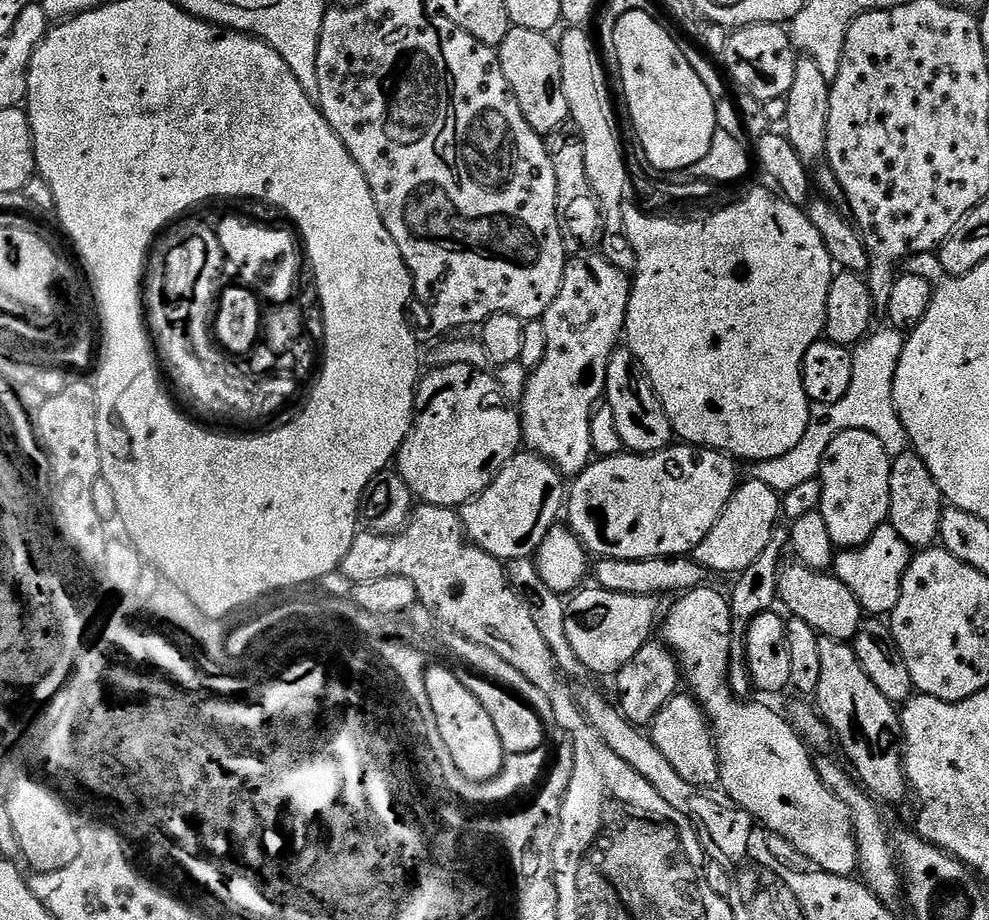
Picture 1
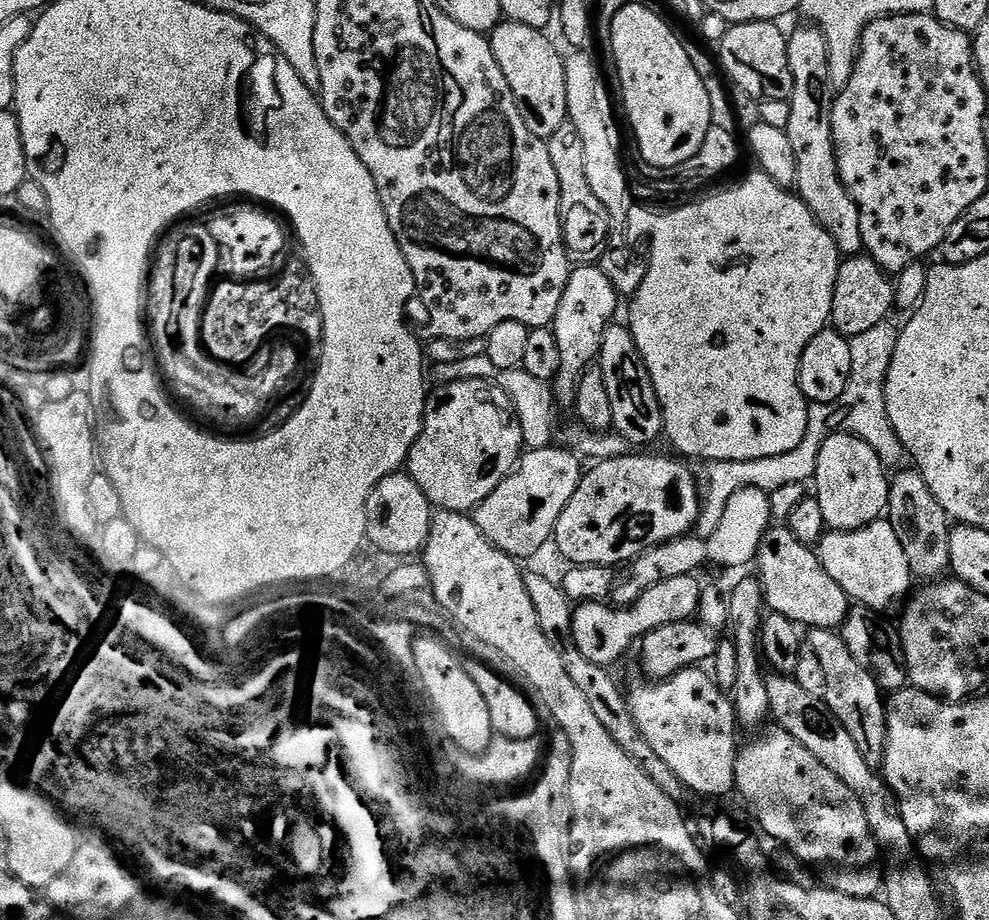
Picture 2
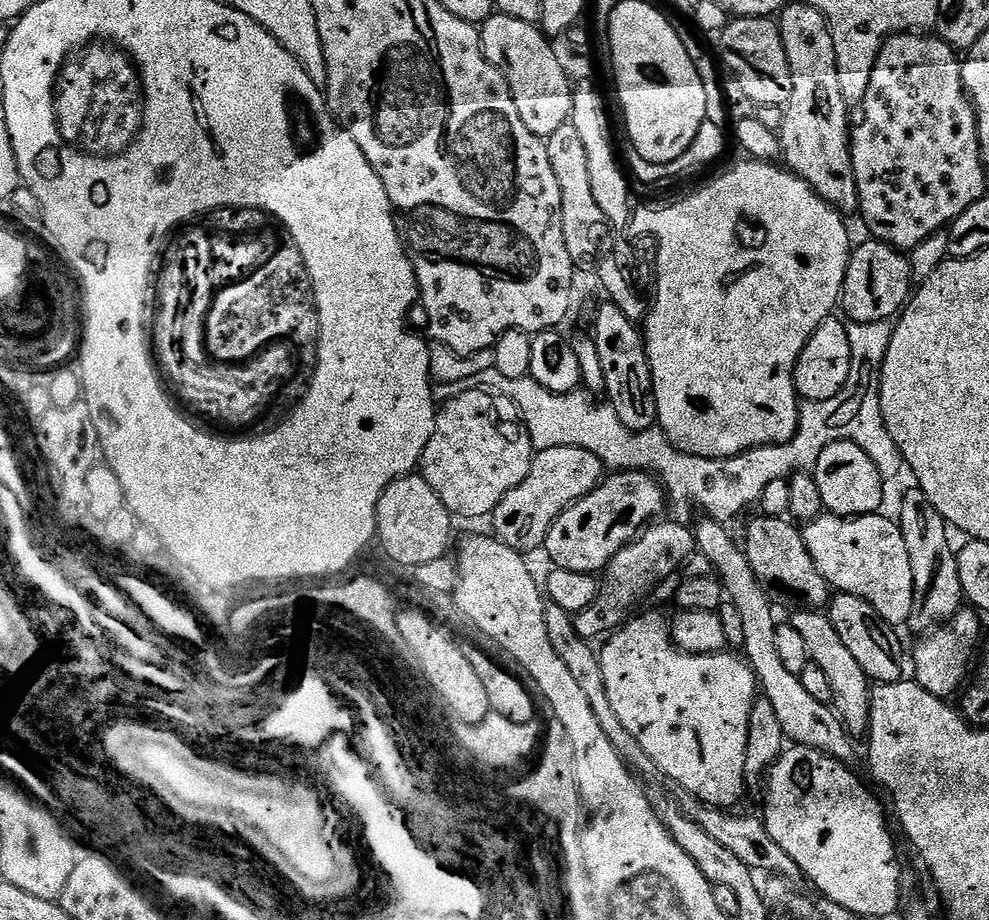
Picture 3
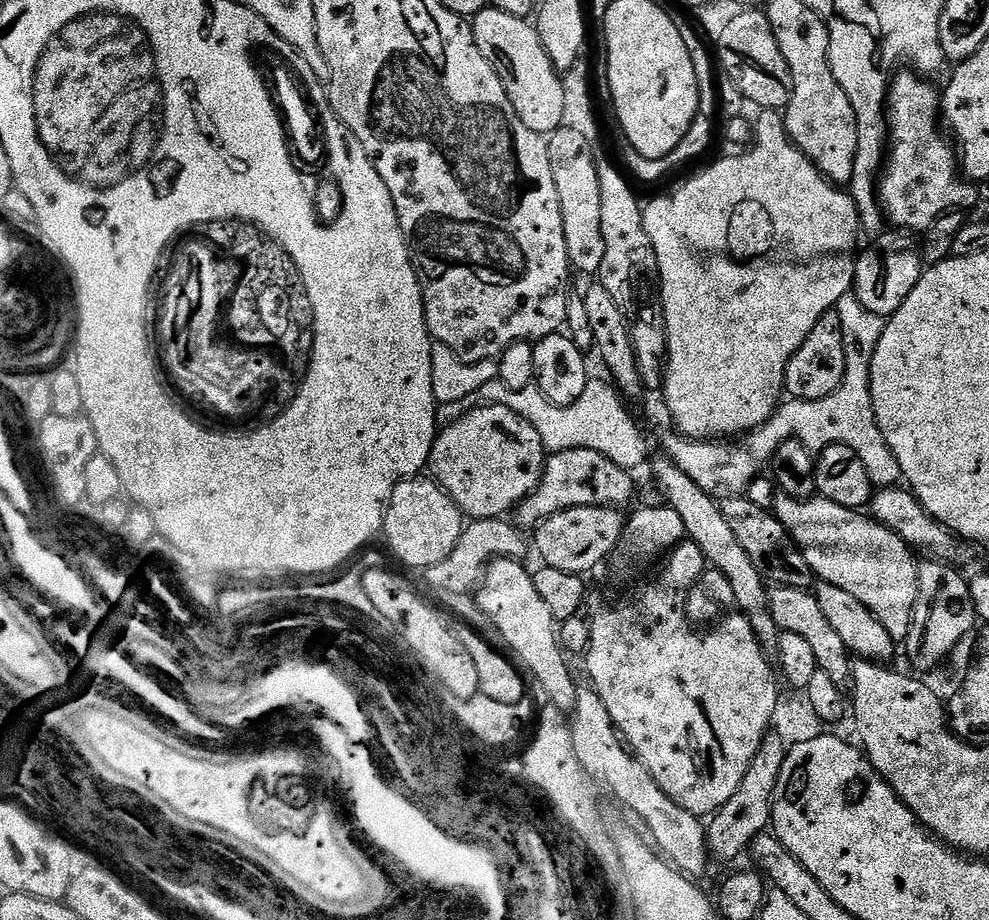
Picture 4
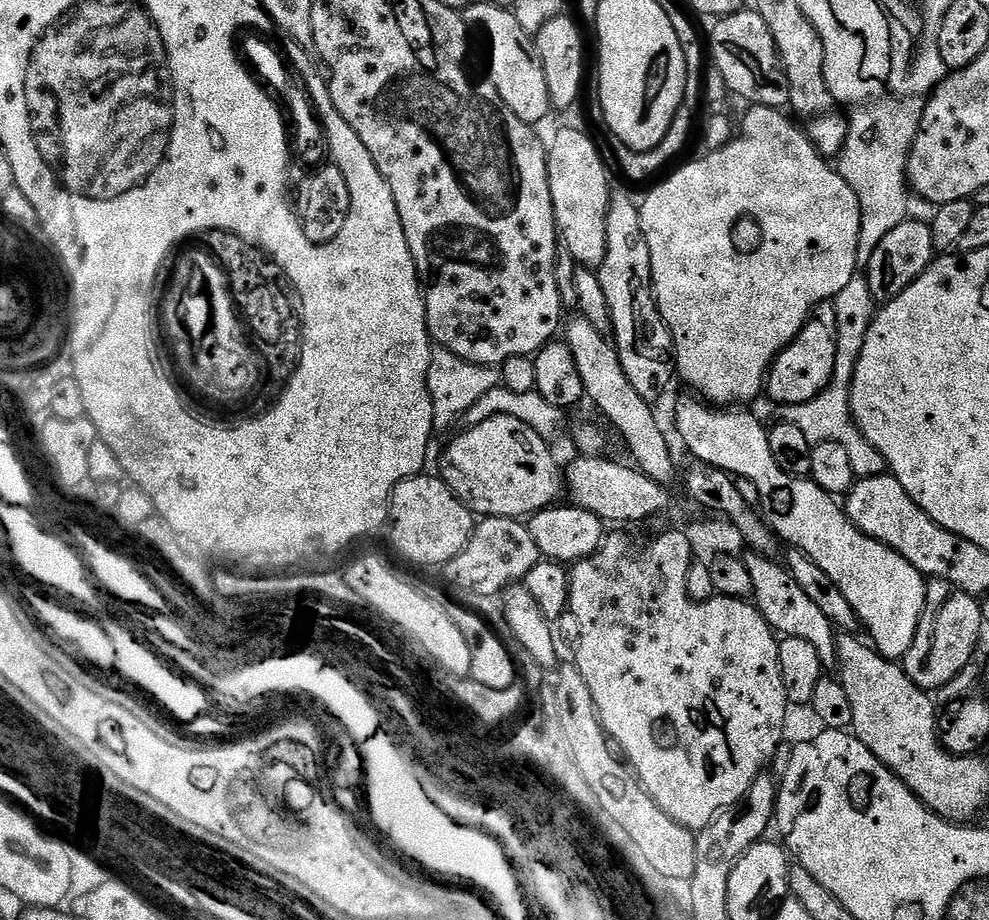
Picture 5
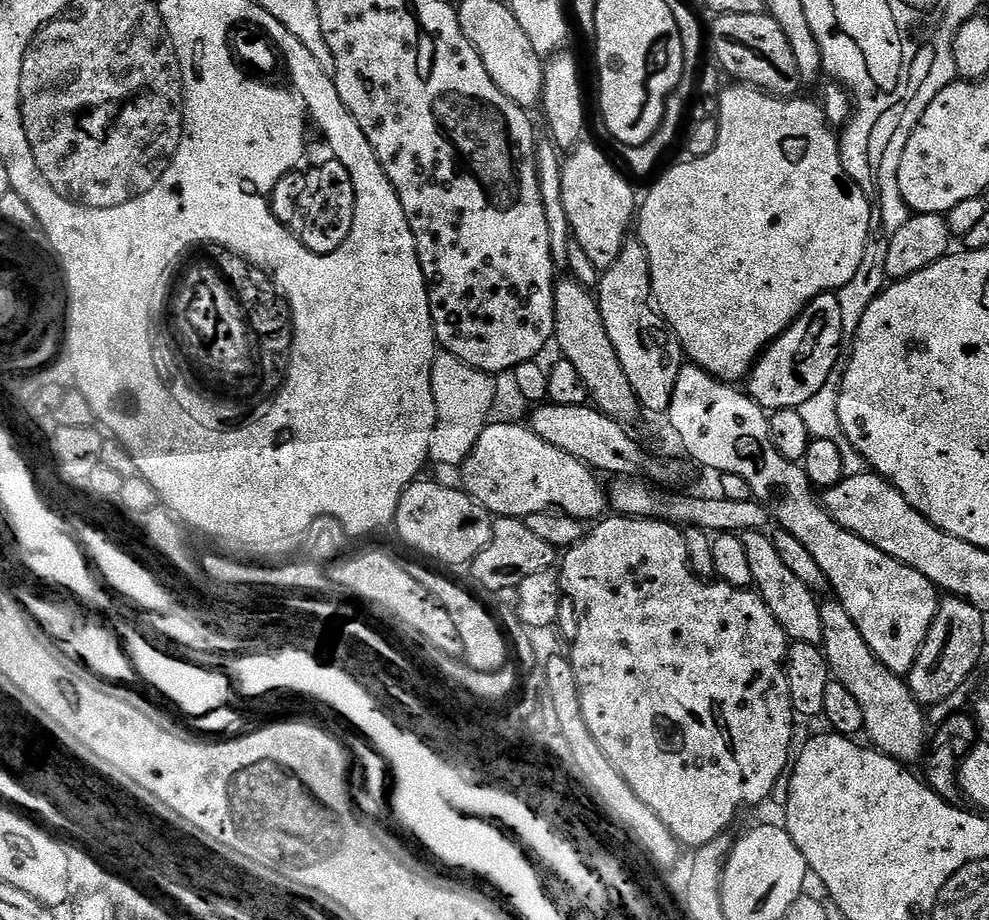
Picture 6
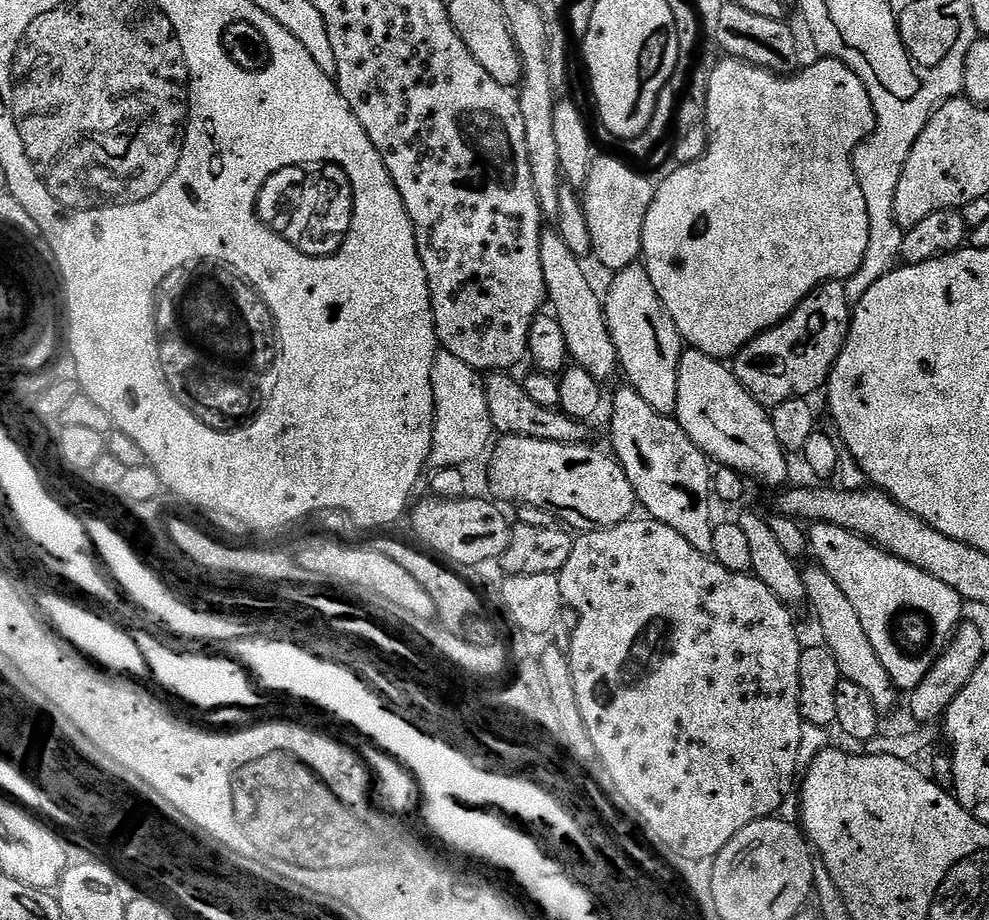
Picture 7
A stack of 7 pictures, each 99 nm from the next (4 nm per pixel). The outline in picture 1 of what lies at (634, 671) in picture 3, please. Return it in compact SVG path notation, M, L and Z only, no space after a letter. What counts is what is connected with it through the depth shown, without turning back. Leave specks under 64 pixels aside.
M677 694L662 706L650 725L650 735L666 762L686 778L688 784L699 788L711 788L720 783L720 763L716 757L713 733L698 707L697 701L688 694Z

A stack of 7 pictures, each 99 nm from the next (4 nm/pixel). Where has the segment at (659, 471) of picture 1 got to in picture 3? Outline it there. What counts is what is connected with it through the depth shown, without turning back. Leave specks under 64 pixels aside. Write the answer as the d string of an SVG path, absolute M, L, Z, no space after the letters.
M612 472L605 475L595 490L570 505L554 521L544 540L543 551L548 552L553 560L551 563L557 568L589 574L603 573L614 554L635 540L661 515L664 496L666 500L665 489L649 473Z

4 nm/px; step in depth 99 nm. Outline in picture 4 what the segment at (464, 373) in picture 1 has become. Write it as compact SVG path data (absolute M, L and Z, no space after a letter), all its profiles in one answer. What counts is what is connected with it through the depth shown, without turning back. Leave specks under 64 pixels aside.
M486 404L439 429L432 447L430 476L472 520L504 518L540 485L546 453L538 430L514 410Z

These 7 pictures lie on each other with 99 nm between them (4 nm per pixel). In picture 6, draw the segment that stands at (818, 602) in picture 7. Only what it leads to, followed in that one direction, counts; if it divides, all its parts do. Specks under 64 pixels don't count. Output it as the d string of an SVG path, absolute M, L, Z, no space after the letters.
M835 598L821 603L822 634L824 643L822 651L828 659L828 670L831 679L842 682L854 698L858 698L858 706L862 706L864 732L869 736L871 747L886 756L892 756L901 762L918 761L926 752L926 712L908 689L905 677L895 676L866 646L862 638L862 630L854 626L854 618L846 614L846 606L842 606Z

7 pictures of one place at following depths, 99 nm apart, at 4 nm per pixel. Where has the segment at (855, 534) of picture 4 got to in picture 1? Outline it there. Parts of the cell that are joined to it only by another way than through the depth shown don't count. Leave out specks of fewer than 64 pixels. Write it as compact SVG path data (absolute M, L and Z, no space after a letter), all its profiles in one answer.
M884 523L878 531L860 548L845 548L837 551L834 556L834 574L858 598L861 609L876 618L887 617L898 606L898 598L902 590L902 578L908 569L910 549L907 542L894 530L892 525Z

